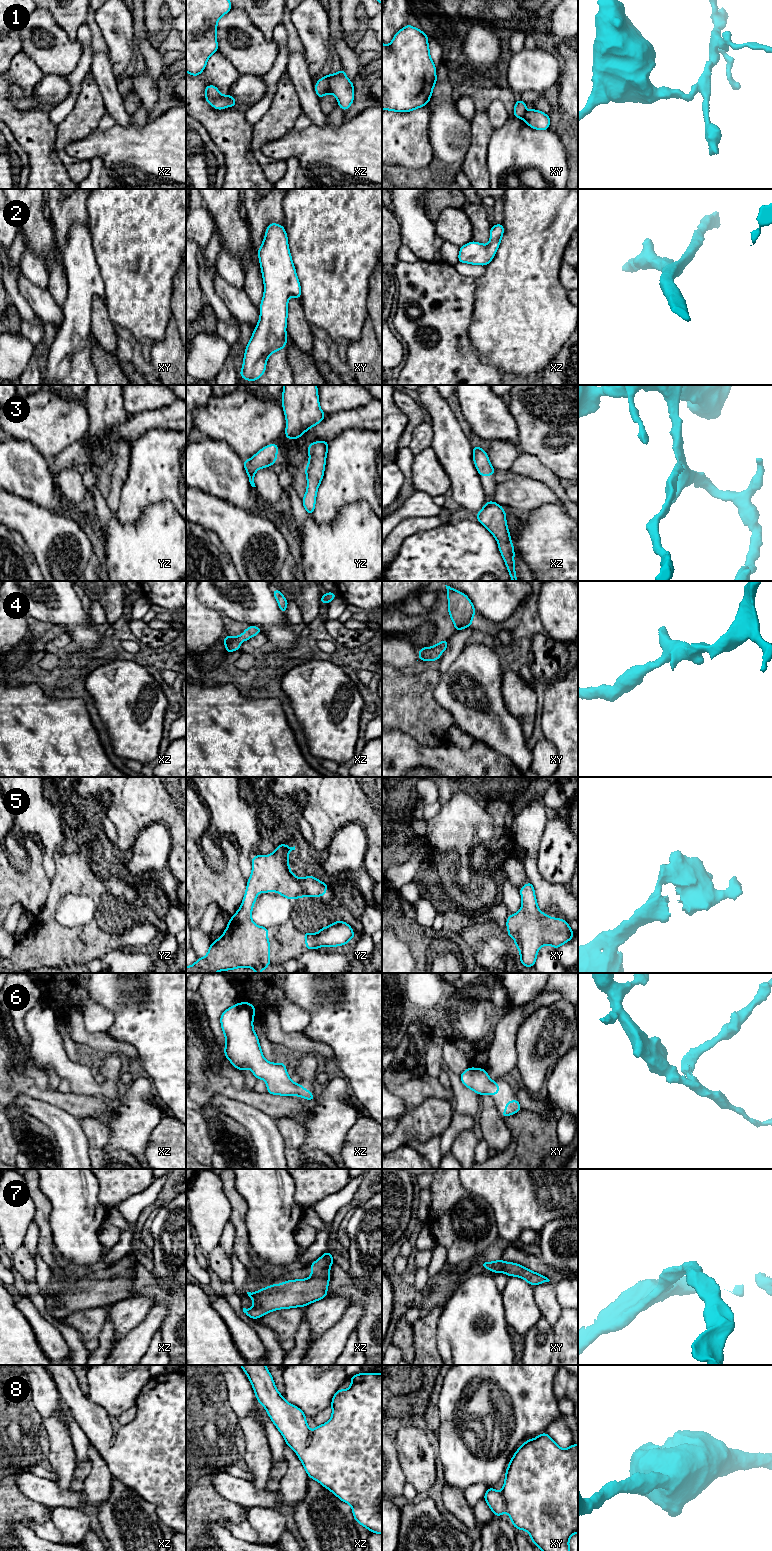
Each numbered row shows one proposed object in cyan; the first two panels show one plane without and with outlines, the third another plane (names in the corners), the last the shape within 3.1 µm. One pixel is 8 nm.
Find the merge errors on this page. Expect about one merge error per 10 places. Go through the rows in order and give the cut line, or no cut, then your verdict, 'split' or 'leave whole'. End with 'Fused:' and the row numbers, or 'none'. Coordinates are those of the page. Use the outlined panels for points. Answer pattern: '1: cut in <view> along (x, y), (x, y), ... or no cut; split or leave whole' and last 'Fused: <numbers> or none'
1: cut in xz along (326, 76), (329, 92); split
2: no cut; leave whole
3: no cut; leave whole
4: no cut; leave whole
5: no cut; leave whole
6: no cut; leave whole
7: no cut; leave whole
8: no cut; leave whole
Fused: 1

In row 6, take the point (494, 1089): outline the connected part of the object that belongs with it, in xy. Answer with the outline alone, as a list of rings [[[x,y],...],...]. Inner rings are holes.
[[[469,1067],[459,1076],[464,1086],[478,1095],[489,1094],[493,1096],[499,1093],[498,1083],[490,1079],[486,1069]]]

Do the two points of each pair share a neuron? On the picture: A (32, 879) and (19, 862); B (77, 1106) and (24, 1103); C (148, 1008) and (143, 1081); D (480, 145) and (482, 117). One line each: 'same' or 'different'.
A: different
B: different
C: different
D: same

